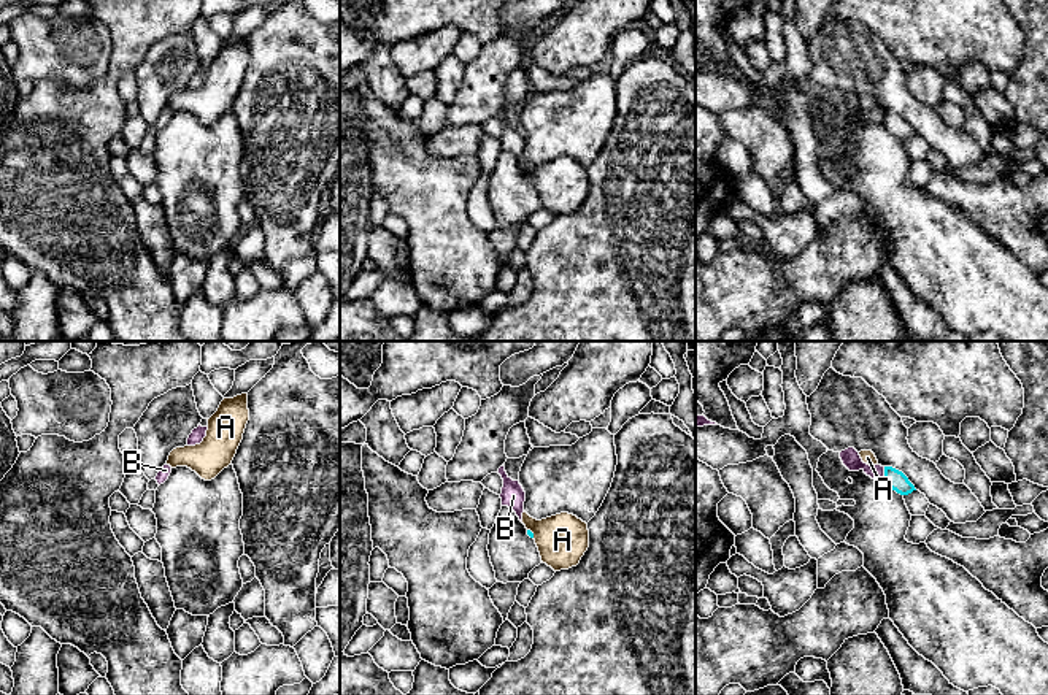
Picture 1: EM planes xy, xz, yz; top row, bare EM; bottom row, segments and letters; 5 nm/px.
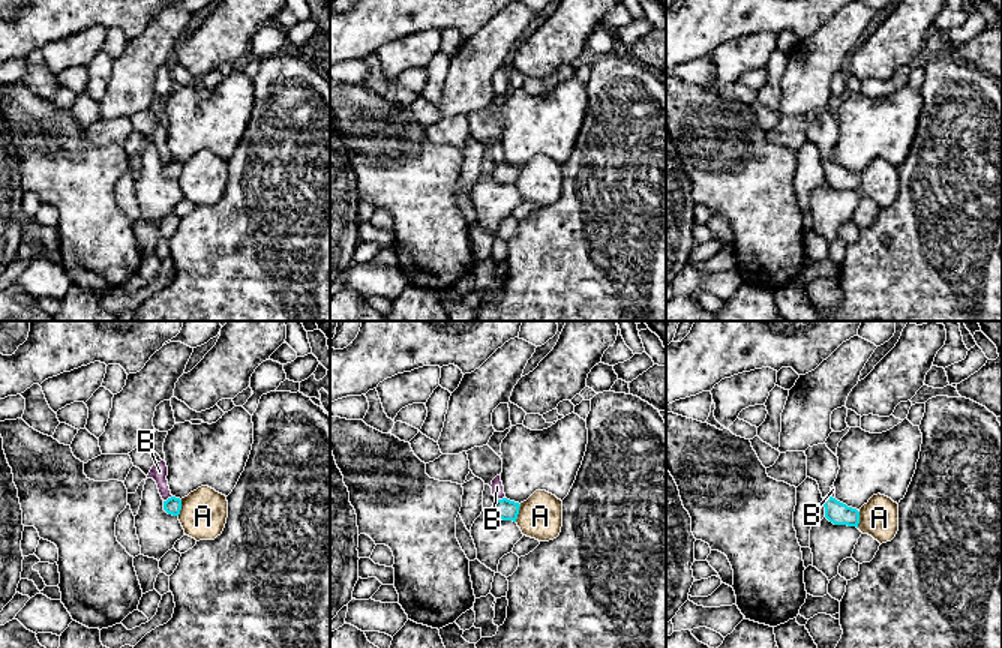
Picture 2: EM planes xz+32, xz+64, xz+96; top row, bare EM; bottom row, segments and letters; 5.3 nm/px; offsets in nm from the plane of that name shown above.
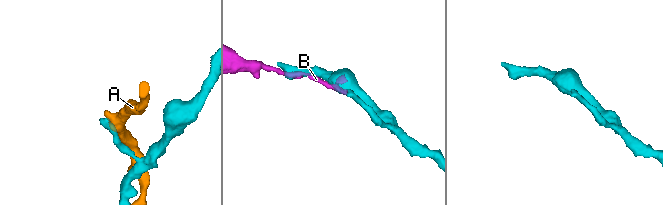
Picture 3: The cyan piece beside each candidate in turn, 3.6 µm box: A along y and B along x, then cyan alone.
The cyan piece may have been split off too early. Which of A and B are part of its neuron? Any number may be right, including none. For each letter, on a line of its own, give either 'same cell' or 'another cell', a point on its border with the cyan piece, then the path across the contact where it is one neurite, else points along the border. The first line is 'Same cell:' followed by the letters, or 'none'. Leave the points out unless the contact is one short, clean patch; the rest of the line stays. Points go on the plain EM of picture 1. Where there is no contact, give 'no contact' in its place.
Same cell: none
A: another cell | xz (532, 178)
B: another cell | yz (885, 118)

